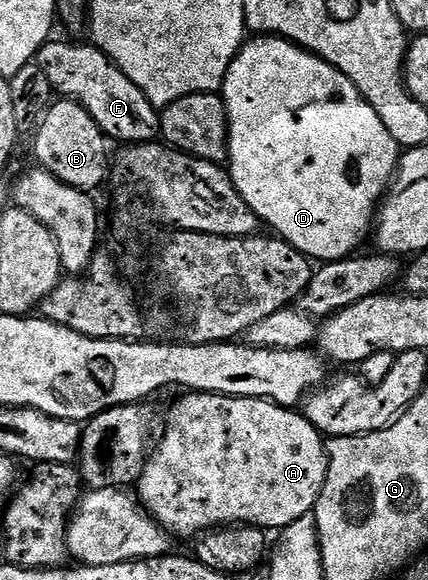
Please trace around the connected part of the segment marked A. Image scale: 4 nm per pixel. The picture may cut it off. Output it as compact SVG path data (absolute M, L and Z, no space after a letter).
M185 392L180 396L182 398L170 408L169 415L165 418L165 431L162 432L161 439L158 442L156 439L151 453L145 459L145 471L141 473L141 479L135 483L136 497L145 507L145 511L160 524L166 534L174 539L190 538L193 540L208 531L234 524L259 526L266 532L272 532L272 530L280 532L295 520L302 518L303 515L314 513L327 476L329 455L323 435L305 419L304 413L293 408L278 406L276 402L268 402L265 398L232 398L230 394L199 394L196 392Z

